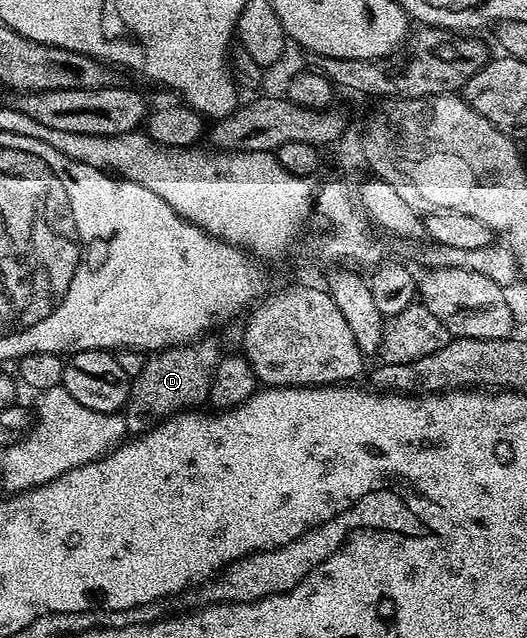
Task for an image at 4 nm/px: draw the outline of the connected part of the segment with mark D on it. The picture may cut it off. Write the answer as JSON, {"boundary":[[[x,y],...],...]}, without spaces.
{"boundary":[[[201,337],[178,347],[166,347],[147,356],[141,375],[132,379],[128,406],[123,410],[129,432],[143,433],[181,411],[208,403],[212,376],[222,358],[219,341],[208,338],[212,337]]]}

